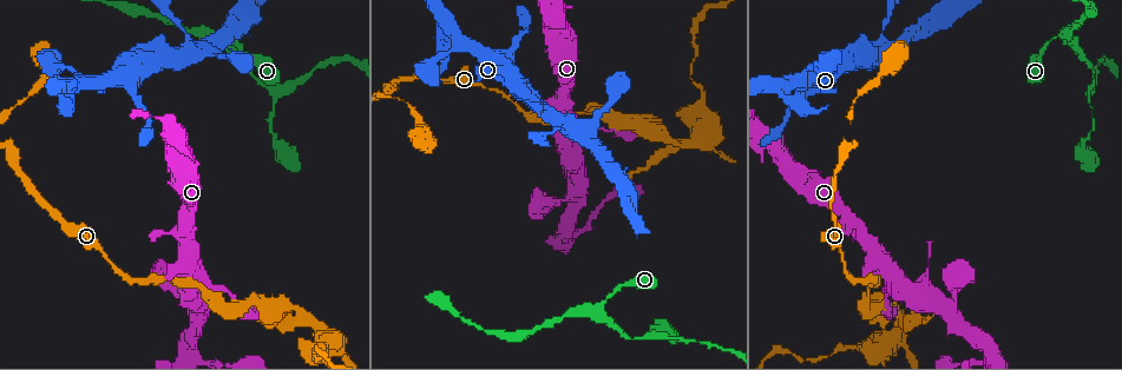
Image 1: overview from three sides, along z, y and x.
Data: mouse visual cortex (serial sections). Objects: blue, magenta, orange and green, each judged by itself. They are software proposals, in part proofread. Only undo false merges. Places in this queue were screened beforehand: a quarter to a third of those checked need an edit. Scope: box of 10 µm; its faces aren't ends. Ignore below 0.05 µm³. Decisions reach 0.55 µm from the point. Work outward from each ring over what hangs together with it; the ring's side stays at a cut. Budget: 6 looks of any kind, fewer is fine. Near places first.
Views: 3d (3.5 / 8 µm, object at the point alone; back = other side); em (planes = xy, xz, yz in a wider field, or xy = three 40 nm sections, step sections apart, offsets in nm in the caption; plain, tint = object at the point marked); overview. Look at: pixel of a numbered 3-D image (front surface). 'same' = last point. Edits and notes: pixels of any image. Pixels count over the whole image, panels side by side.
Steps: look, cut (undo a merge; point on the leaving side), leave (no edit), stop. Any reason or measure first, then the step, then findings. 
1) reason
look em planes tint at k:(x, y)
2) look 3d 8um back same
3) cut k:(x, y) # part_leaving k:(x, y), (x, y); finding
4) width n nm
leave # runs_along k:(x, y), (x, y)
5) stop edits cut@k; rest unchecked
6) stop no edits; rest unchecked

three arms meet
look 3d 3.5um at 1:(776, 88)

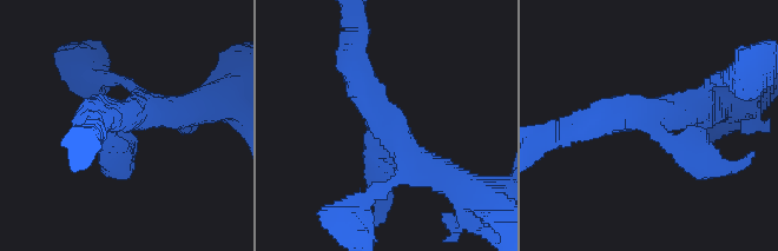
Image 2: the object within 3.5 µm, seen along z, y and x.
arms 3; arm_widths 350, 400, 400 nm
look em xy step 5 tint at 2:(119, 117)

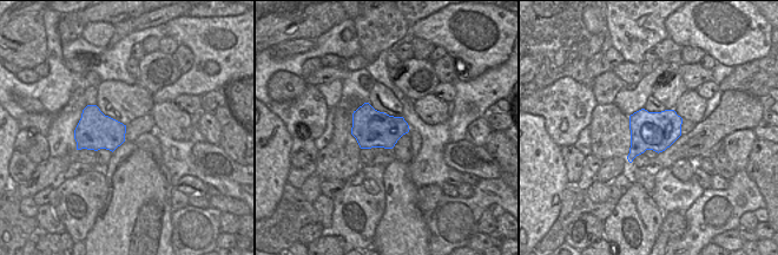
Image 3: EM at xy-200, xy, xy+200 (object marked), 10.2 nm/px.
leave # all the same cell

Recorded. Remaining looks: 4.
look 3d 3.5um at 1:(191, 47)

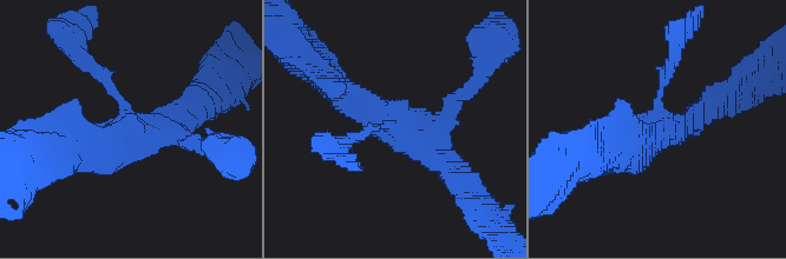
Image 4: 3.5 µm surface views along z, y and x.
look em xy step 1 tint at 4:(396, 132)

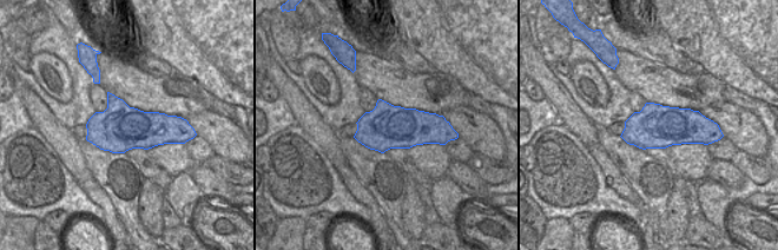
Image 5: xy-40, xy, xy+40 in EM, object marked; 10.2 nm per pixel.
width 460 nm
leave # runs_along 4:(336, 88), (384, 118), (459, 179); continuous, no second cell

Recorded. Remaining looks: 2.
look 3d 8um at 1:(1061, 37)

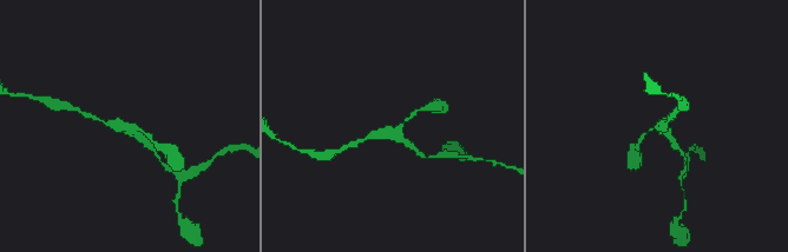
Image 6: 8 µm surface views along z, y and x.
closer look
look 3d 3.5um back same

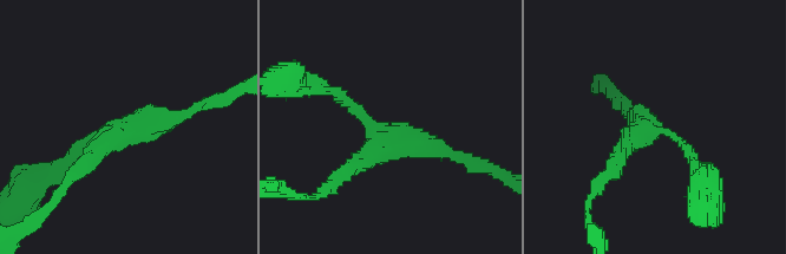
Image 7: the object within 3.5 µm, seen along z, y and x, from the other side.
leave # runs_along 7:(694, 162), (675, 137), (646, 130), (600, 181); continuous, no second cell

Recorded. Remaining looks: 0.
stop no edits; rest unchecked

